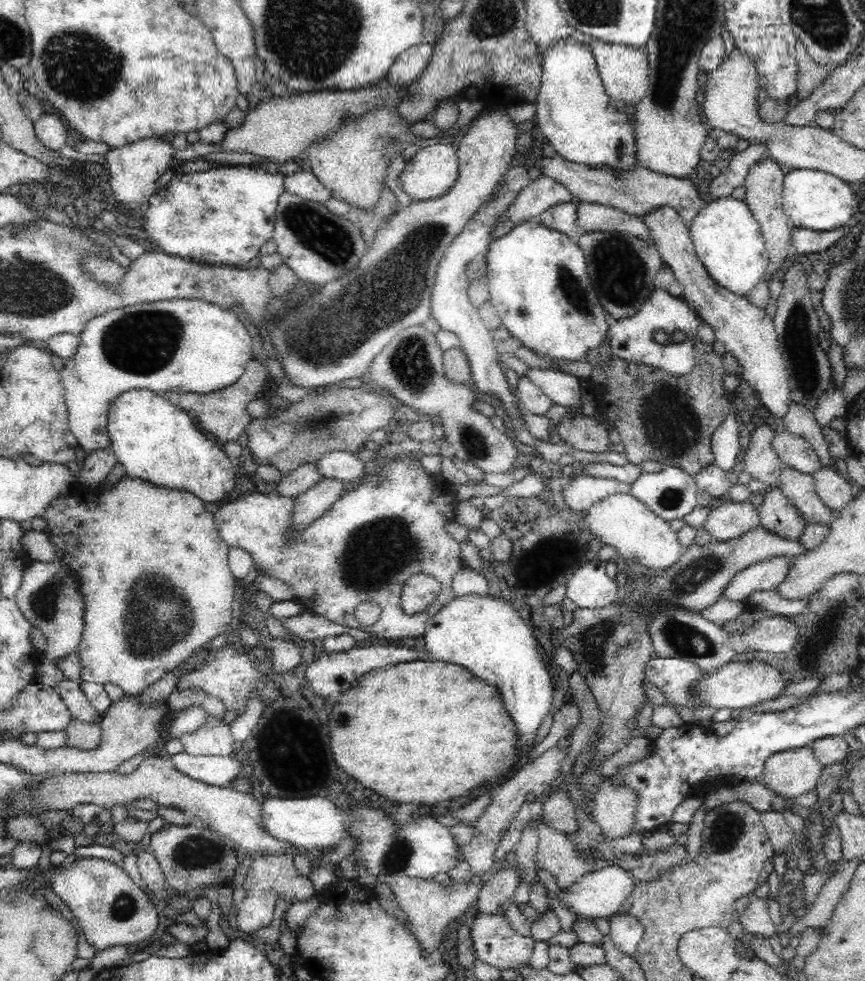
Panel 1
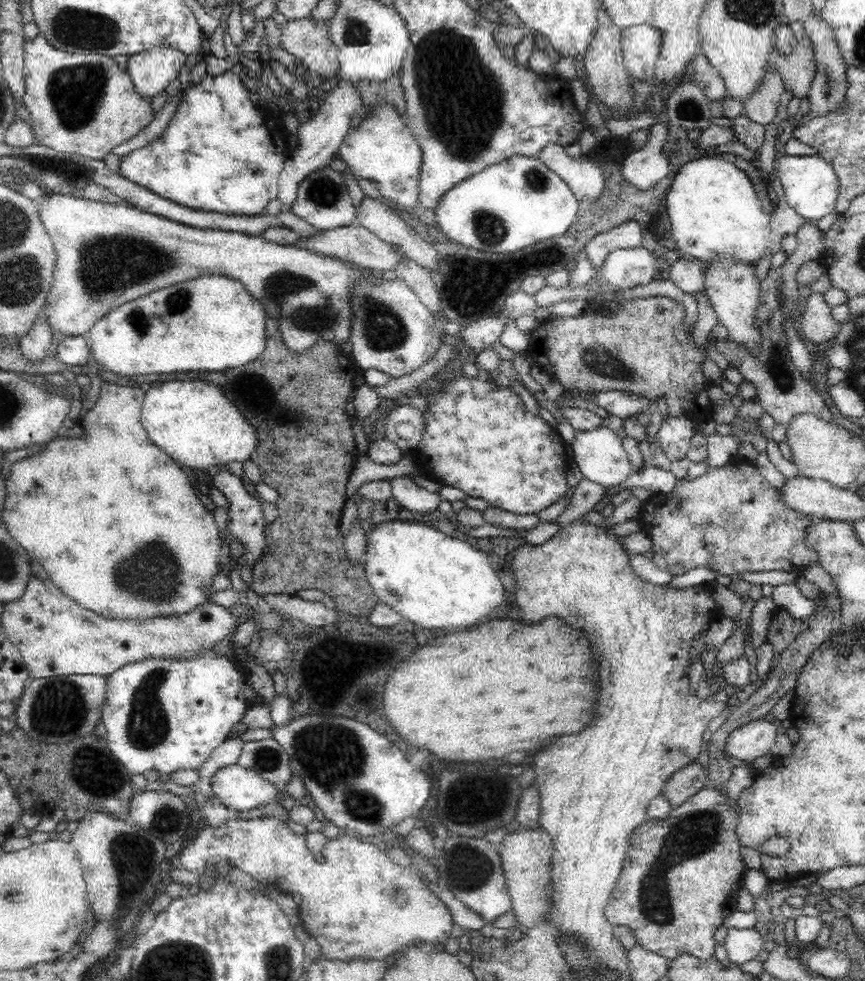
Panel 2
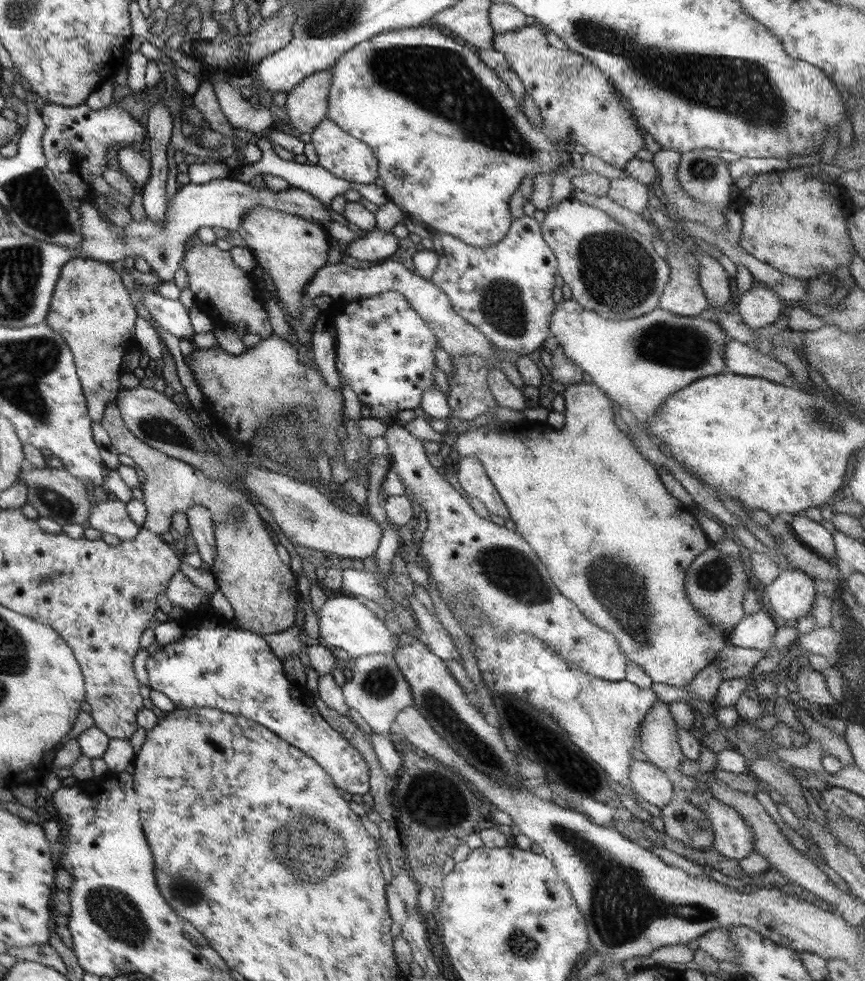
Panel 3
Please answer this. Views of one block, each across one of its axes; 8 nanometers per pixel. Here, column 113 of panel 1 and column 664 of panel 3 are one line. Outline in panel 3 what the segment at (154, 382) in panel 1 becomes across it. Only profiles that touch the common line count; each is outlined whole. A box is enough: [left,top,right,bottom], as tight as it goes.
[549,298,728,425]

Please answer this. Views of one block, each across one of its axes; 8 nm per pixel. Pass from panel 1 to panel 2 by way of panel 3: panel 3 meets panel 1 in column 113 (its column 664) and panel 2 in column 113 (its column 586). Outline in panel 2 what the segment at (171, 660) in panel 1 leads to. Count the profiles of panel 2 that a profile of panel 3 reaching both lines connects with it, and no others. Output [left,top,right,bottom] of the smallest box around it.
[1,381,223,620]

